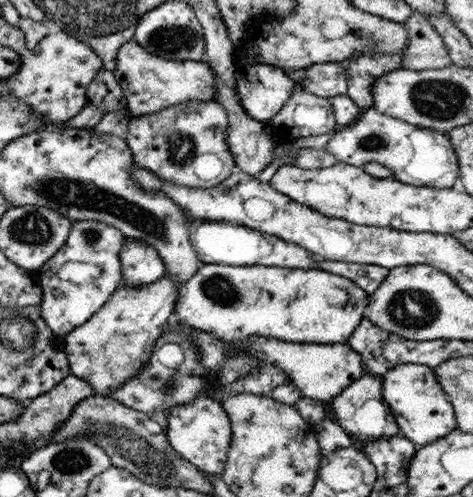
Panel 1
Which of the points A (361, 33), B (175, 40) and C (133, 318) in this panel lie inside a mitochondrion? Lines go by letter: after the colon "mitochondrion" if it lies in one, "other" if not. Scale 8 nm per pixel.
A: mitochondrion
B: mitochondrion
C: other

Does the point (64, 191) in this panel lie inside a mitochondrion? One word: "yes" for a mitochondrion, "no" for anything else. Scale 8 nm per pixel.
yes

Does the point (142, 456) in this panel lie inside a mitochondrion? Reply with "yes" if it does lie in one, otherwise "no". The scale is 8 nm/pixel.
yes

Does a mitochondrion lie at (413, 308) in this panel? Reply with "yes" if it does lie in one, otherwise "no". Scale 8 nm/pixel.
yes

